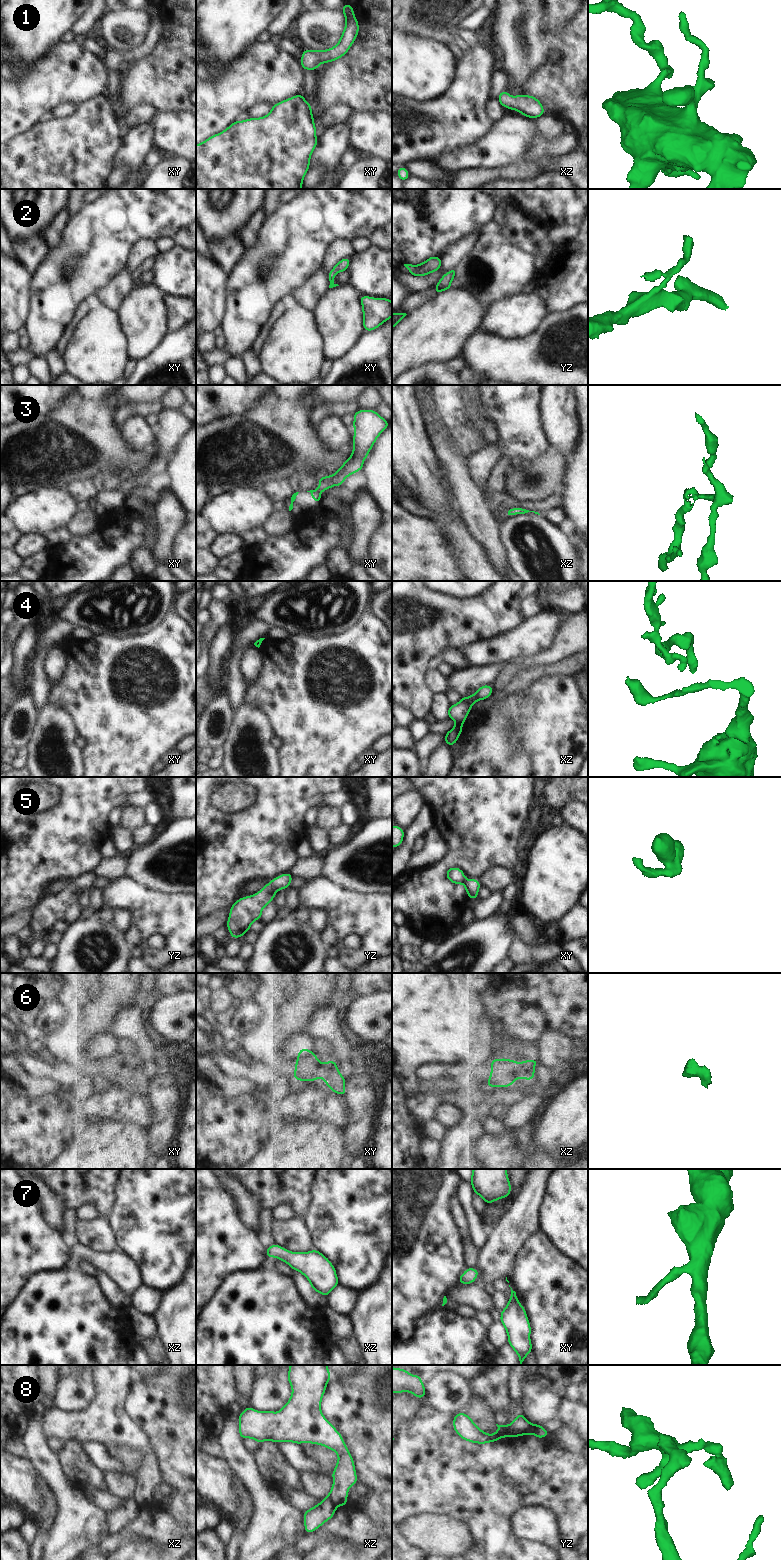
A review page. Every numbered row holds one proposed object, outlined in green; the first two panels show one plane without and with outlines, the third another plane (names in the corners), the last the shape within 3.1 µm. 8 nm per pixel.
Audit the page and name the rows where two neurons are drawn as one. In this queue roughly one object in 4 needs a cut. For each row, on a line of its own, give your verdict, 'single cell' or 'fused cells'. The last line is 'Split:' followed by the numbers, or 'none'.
1: single cell
2: single cell
3: single cell
4: fused cells
5: single cell
6: single cell
7: single cell
8: fused cells
Split: 4, 8

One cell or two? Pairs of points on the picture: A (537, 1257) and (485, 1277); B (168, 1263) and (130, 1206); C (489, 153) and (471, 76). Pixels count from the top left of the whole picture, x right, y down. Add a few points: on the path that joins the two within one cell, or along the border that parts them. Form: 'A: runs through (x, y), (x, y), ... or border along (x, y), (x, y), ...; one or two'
A: border along (521, 1246), (514, 1258), (512, 1269), (506, 1276); two
B: runs through (161, 1249), (160, 1236), (144, 1220); one
C: border along (495, 122), (473, 143), (464, 145); two

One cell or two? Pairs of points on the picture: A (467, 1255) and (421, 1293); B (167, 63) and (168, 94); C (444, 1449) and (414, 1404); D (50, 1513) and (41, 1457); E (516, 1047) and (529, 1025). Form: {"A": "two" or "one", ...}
{"A": "two", "B": "one", "C": "two", "D": "two", "E": "two"}

